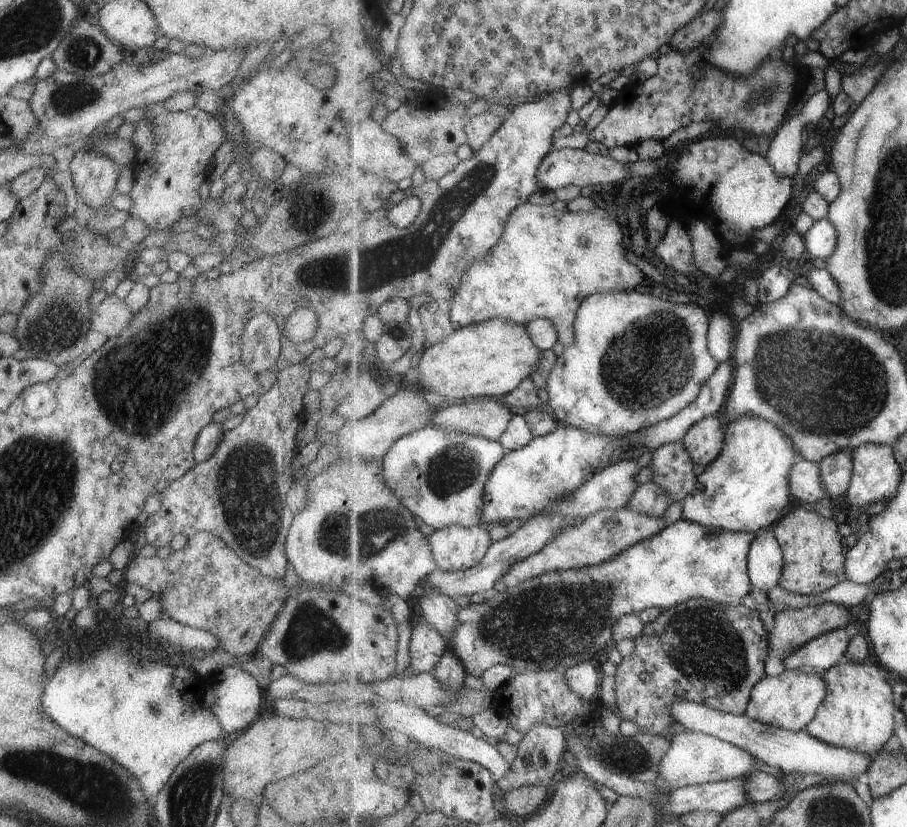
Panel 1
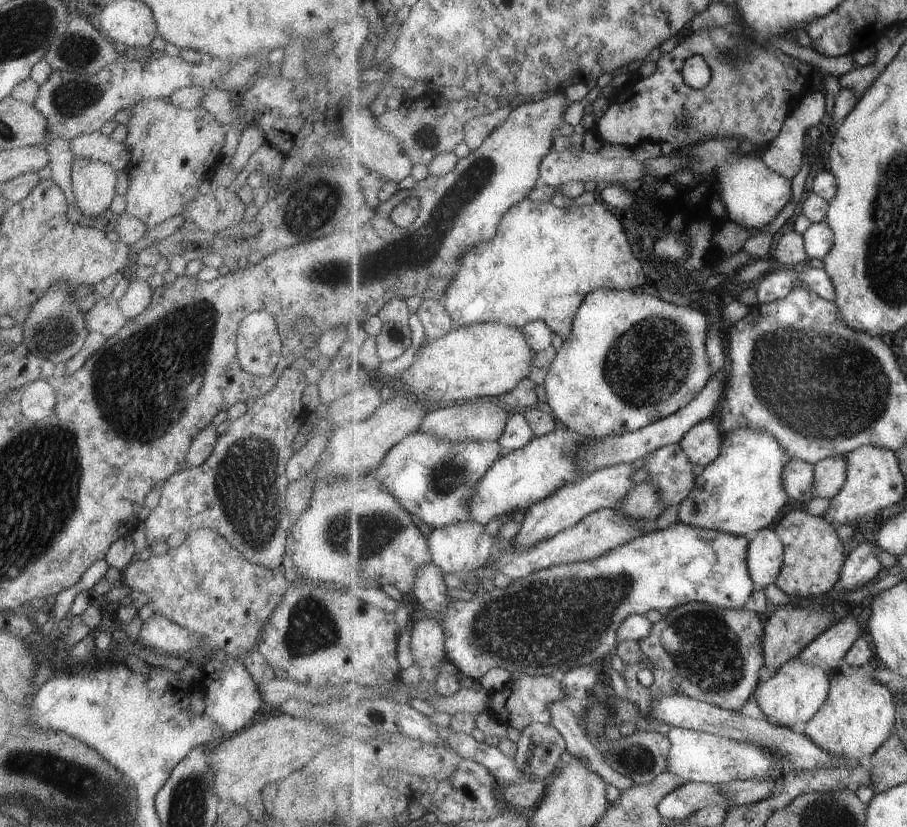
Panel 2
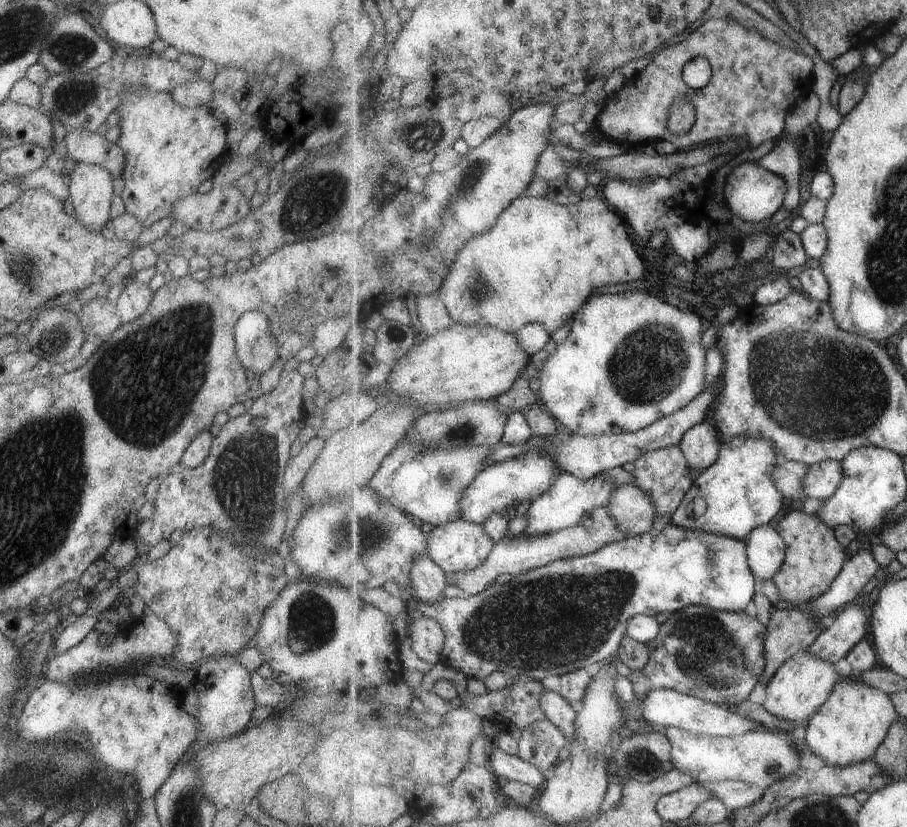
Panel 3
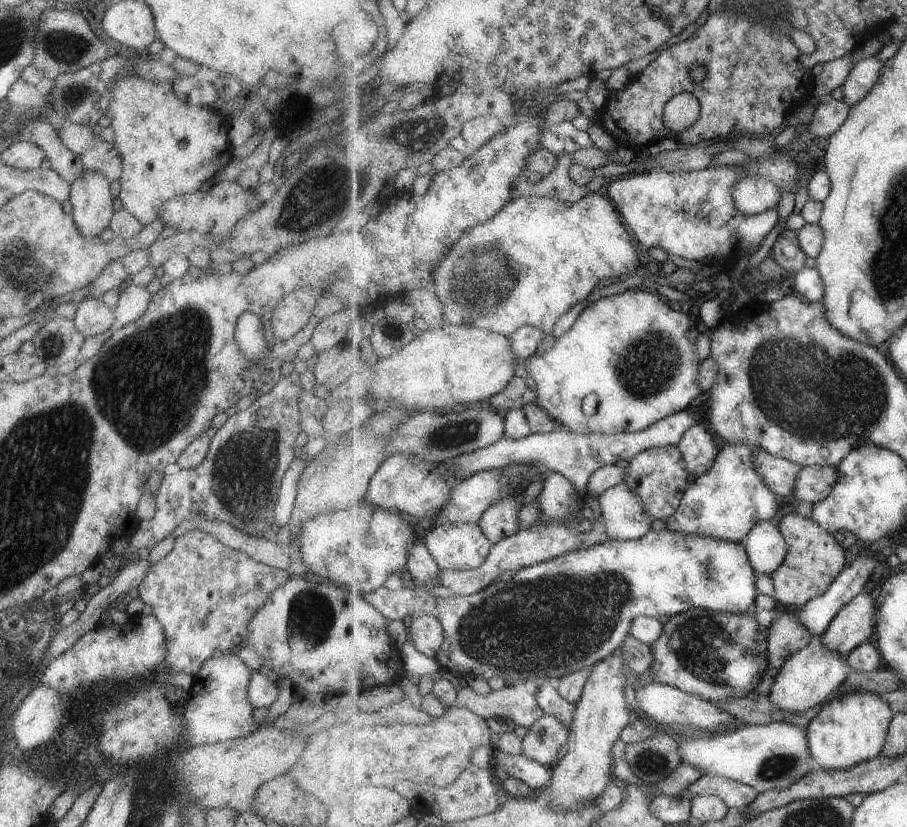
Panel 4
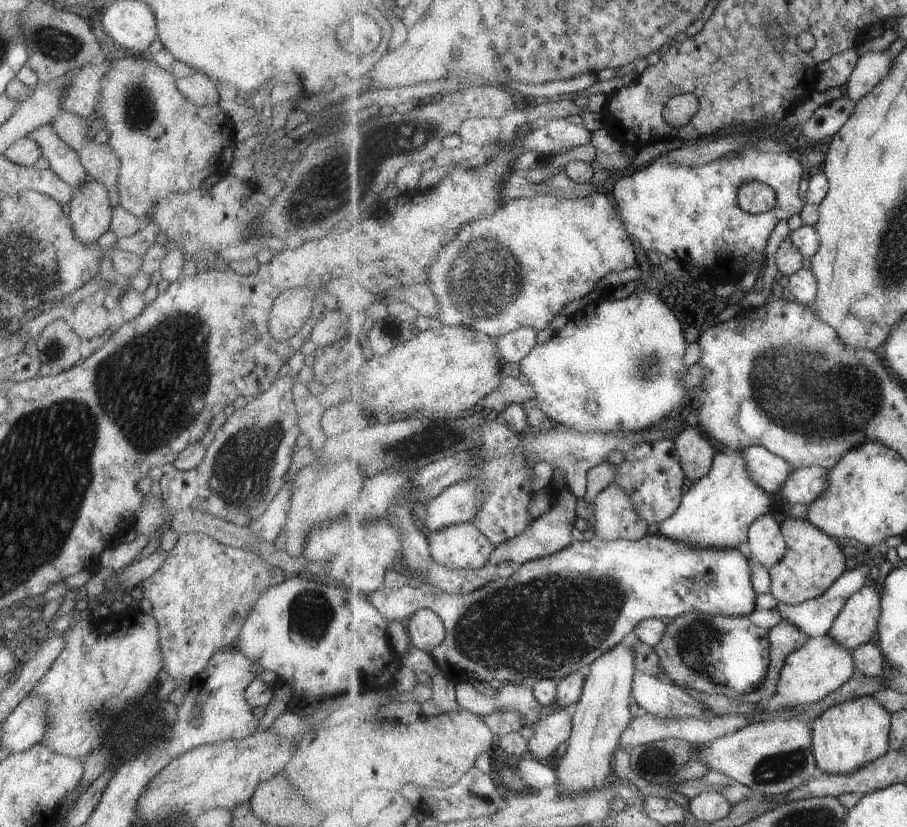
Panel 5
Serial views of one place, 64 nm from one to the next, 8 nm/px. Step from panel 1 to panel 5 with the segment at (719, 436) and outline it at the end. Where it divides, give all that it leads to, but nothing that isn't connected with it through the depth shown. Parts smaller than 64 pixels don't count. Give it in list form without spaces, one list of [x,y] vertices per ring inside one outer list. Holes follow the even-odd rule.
[[[699,426],[684,429],[677,436],[676,446],[686,478],[694,482],[709,474],[716,454]]]

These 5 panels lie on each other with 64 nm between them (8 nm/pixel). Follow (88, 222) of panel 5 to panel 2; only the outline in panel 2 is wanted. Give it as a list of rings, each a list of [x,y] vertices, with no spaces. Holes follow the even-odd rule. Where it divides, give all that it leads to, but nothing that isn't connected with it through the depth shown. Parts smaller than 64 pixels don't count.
[[[74,158],[70,182],[76,211],[95,219],[105,212],[114,197],[116,173],[109,164]]]

